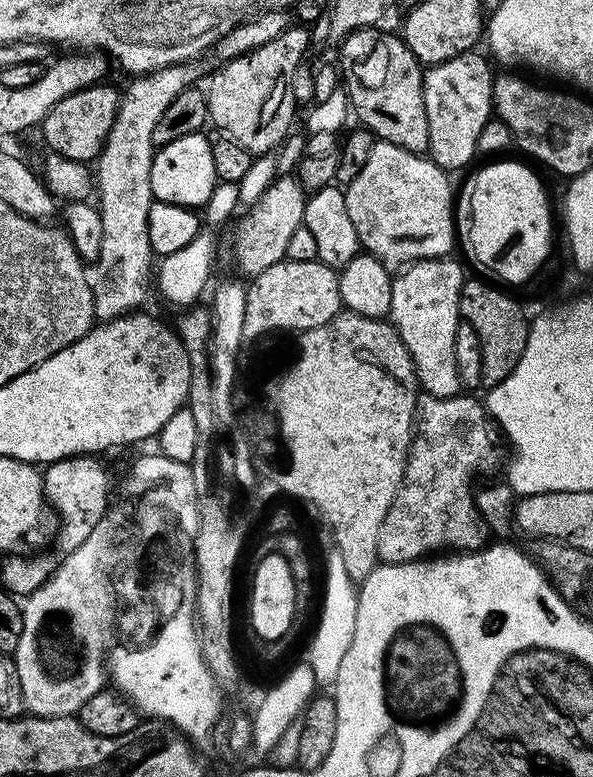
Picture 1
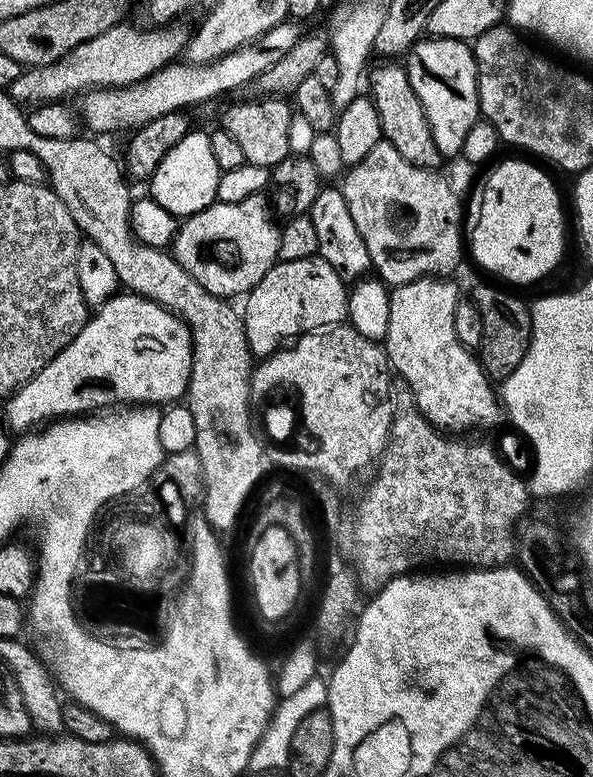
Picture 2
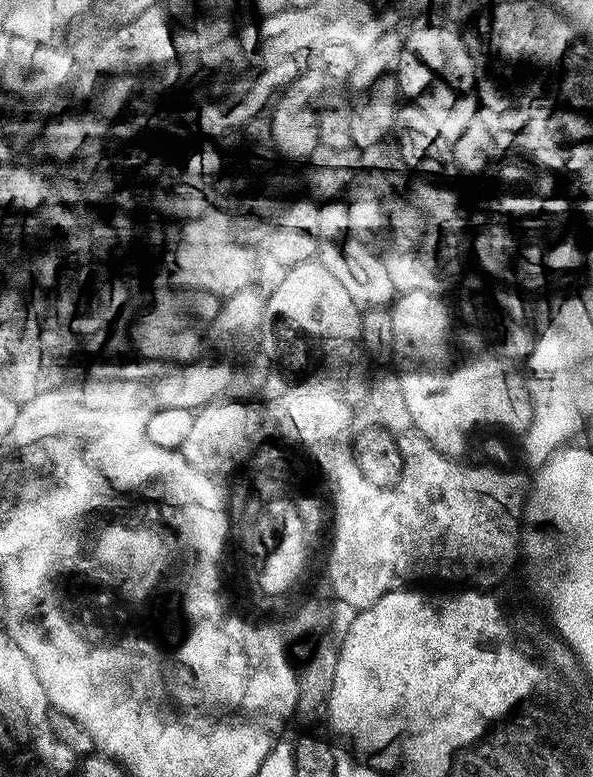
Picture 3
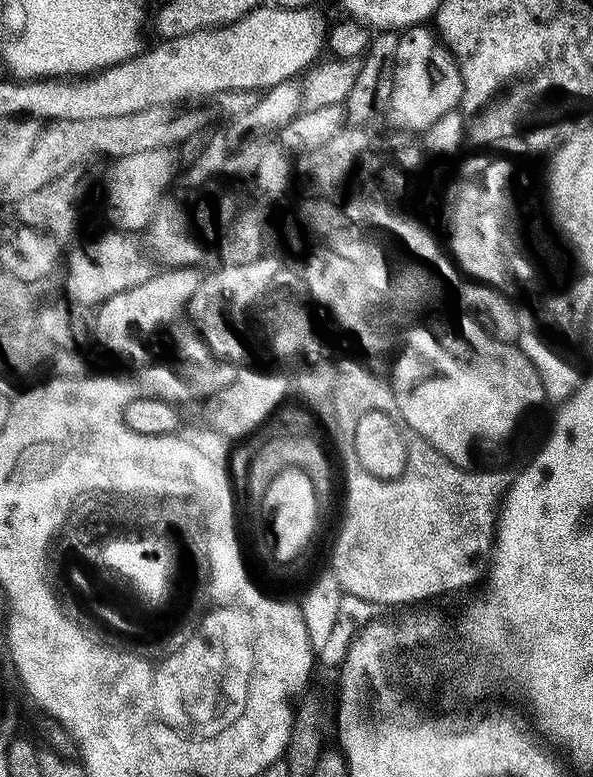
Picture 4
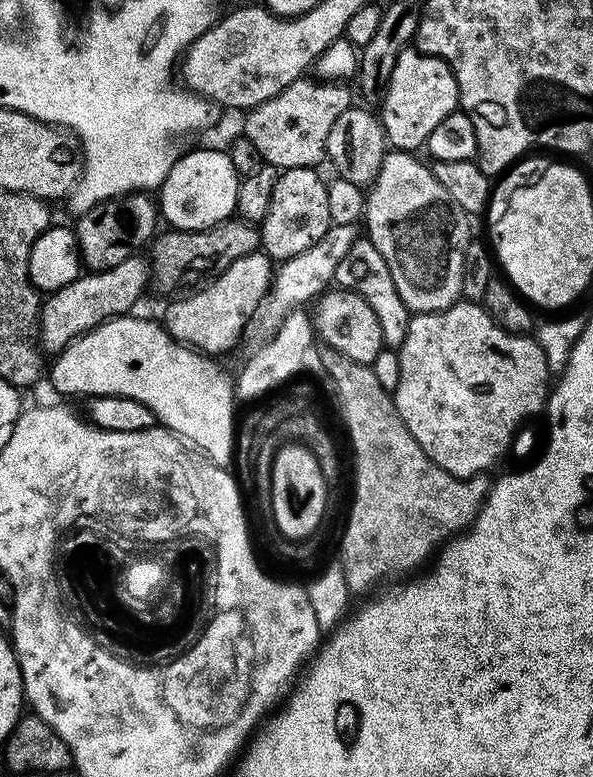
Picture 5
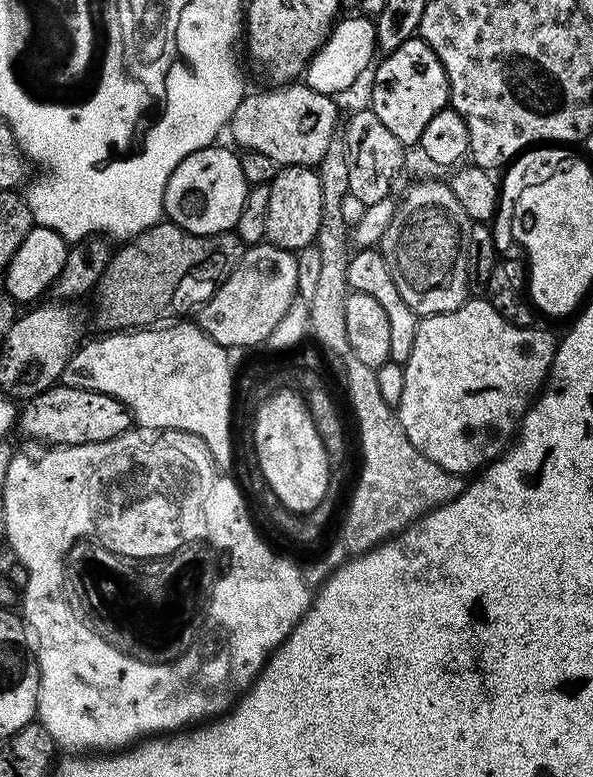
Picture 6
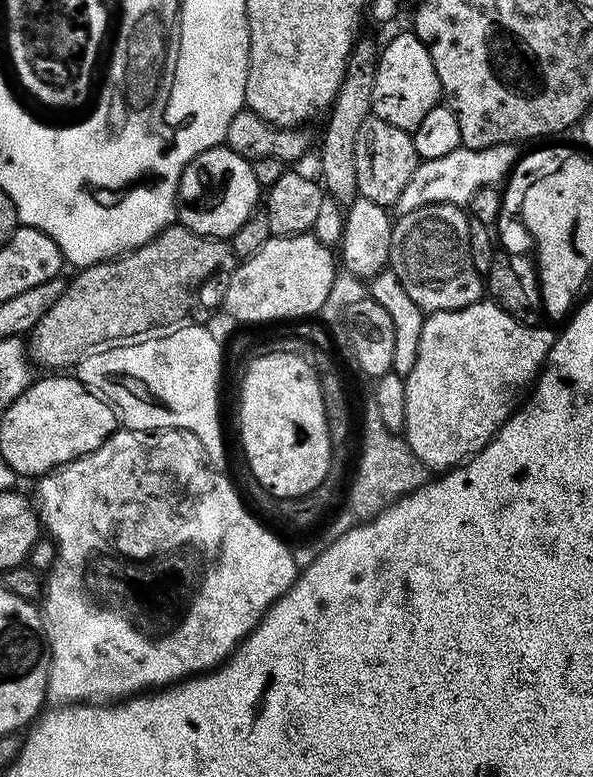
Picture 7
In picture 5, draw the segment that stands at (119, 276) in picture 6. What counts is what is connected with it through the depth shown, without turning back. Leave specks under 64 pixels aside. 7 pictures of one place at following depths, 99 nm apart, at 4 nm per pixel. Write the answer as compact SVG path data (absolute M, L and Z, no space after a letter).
M229 218L213 228L203 228L197 232L167 231L161 231L150 244L150 272L154 284L160 288L174 287L183 278L184 272L190 271L195 264L200 272L216 274L238 258L261 251L259 227L239 218Z

